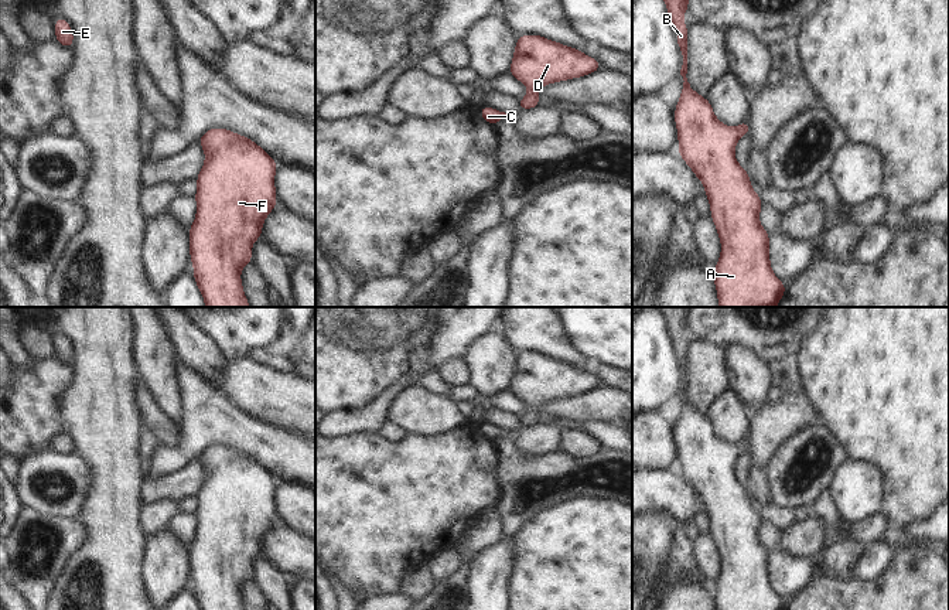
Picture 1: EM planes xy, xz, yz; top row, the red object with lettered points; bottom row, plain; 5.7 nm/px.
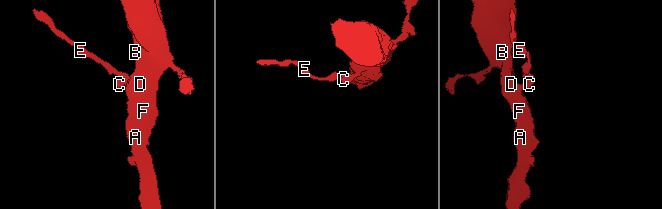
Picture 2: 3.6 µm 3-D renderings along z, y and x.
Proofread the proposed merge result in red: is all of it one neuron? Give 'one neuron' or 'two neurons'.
one neuron

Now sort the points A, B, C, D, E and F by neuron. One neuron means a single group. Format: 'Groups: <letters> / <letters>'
Groups: A B C D E F.

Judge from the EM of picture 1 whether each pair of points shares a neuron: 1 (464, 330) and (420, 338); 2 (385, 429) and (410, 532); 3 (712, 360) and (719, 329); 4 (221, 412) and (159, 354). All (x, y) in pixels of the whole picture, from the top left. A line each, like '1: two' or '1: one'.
1: two
2: two
3: two
4: two

